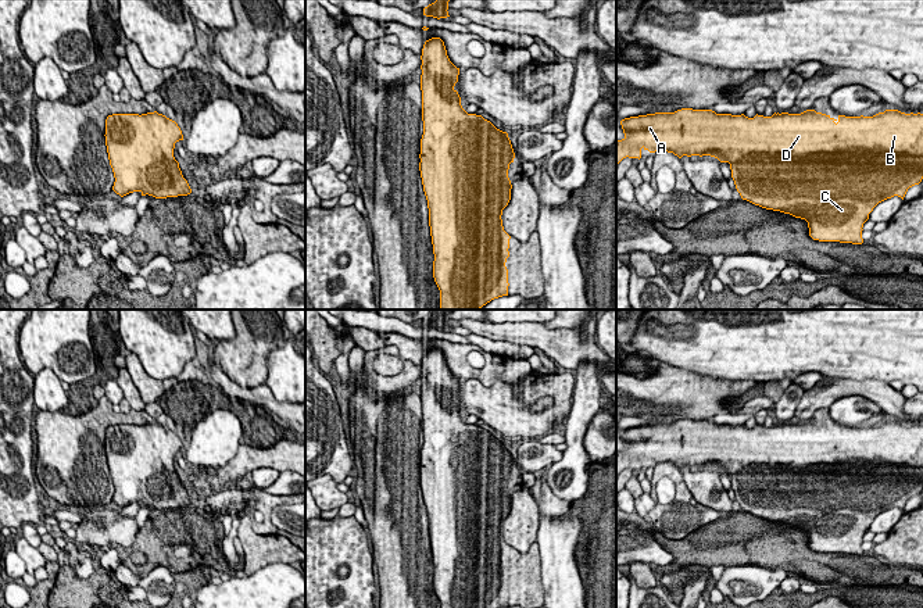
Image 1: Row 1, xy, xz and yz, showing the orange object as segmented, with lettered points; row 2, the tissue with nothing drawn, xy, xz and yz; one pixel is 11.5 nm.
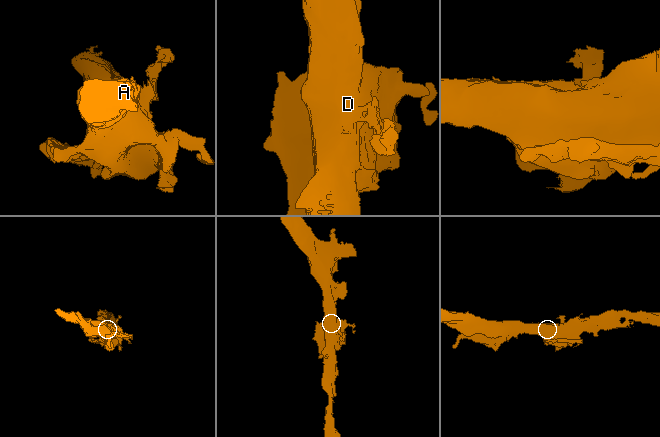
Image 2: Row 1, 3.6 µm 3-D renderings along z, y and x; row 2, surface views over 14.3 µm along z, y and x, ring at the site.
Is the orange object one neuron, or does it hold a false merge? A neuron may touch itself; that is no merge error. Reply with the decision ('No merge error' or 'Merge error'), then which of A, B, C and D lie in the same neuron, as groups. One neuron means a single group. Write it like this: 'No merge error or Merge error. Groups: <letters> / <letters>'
No merge error. Groups: A B C D

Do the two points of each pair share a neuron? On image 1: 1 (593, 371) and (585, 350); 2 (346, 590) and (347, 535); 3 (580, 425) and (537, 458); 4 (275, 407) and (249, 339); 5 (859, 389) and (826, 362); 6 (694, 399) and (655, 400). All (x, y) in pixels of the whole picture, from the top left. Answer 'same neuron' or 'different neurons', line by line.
1: different neurons
2: same neuron
3: different neurons
4: different neurons
5: different neurons
6: same neuron

